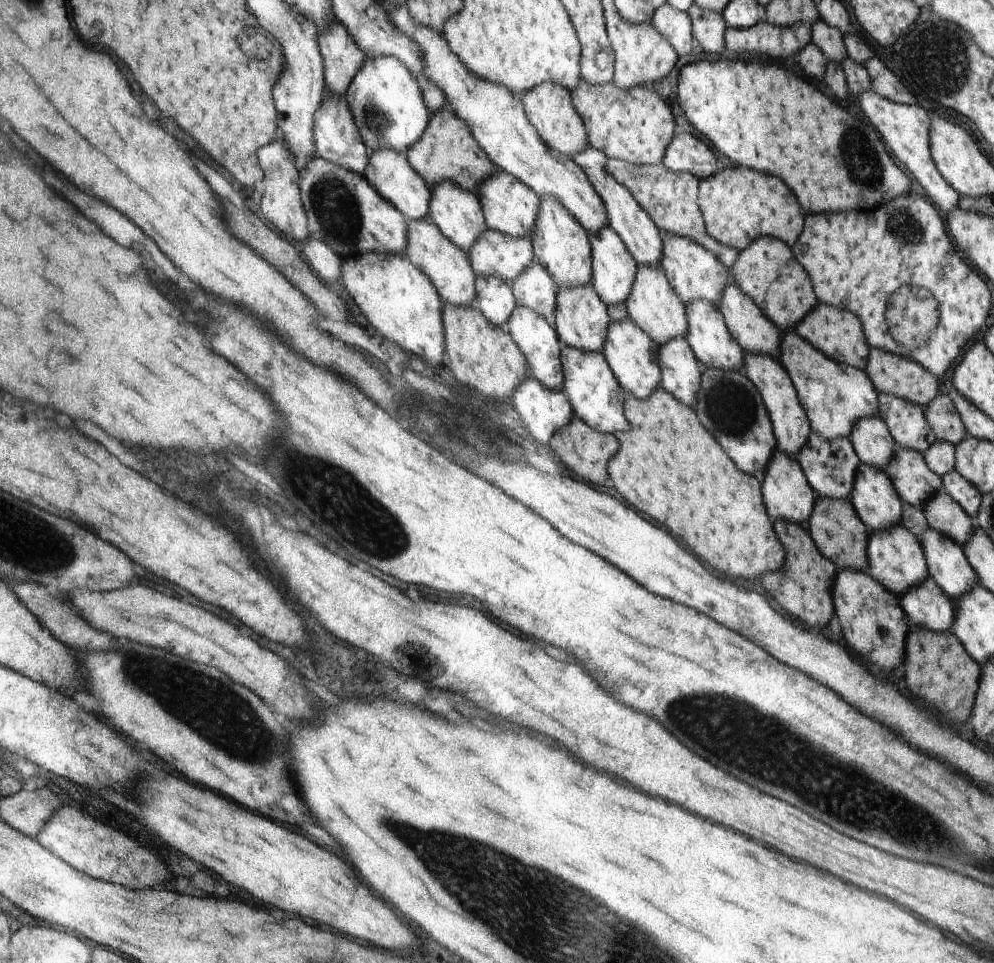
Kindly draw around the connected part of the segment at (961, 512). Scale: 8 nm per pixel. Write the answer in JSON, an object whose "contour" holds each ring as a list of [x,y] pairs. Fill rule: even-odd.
{"contour":[[[942,487],[922,507],[928,524],[942,536],[950,538],[960,546],[969,541],[975,521]]]}

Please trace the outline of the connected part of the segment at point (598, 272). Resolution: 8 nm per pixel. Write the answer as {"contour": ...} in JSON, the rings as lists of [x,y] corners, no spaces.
{"contour":[[[608,224],[600,232],[591,232],[593,243],[593,278],[591,284],[597,289],[602,302],[606,306],[626,302],[632,294],[633,284],[637,276],[638,264],[630,254],[628,247],[622,242],[620,235]]]}

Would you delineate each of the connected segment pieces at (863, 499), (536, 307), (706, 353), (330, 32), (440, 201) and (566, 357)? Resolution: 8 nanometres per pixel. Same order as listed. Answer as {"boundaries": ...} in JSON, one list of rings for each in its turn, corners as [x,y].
{"boundaries":[[[[858,465],[850,494],[851,505],[871,533],[900,524],[903,502],[884,470]]],[[[536,259],[532,268],[518,276],[510,285],[517,295],[519,307],[533,310],[552,324],[557,288],[553,278],[545,268],[537,264]]],[[[704,299],[685,303],[685,306],[689,321],[689,328],[685,337],[688,339],[689,345],[692,347],[693,353],[697,355],[702,367],[716,367],[733,371],[742,370],[746,352],[741,347],[741,343],[733,337],[720,307]]],[[[333,12],[329,25],[326,25],[325,29],[319,30],[318,44],[321,49],[321,57],[324,59],[325,84],[326,90],[328,90],[328,92],[324,92],[324,95],[328,93],[346,94],[354,78],[364,66],[366,59],[364,51],[357,45],[353,35],[349,33],[349,30],[346,30],[346,27],[335,17]]],[[[442,181],[434,185],[429,215],[440,227],[442,234],[446,235],[446,238],[467,252],[480,240],[482,234],[488,232],[488,223],[485,221],[480,197],[473,192],[464,190],[452,181]]],[[[562,344],[561,362],[565,375],[563,391],[568,395],[578,418],[604,434],[616,435],[618,432],[625,433],[632,429],[628,419],[624,418],[625,412],[622,412],[622,402],[625,402],[623,388],[620,388],[614,378],[602,352],[590,352]]]]}

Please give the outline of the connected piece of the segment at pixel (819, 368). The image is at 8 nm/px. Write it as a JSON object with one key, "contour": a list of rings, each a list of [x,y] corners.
{"contour":[[[790,330],[782,333],[779,362],[794,378],[793,385],[798,386],[797,394],[802,394],[802,402],[806,402],[806,410],[810,410],[809,422],[814,422],[814,432],[828,440],[848,437],[863,418],[878,415],[878,392],[865,370],[860,370],[844,363],[836,362],[829,355],[813,347],[801,335]]]}

